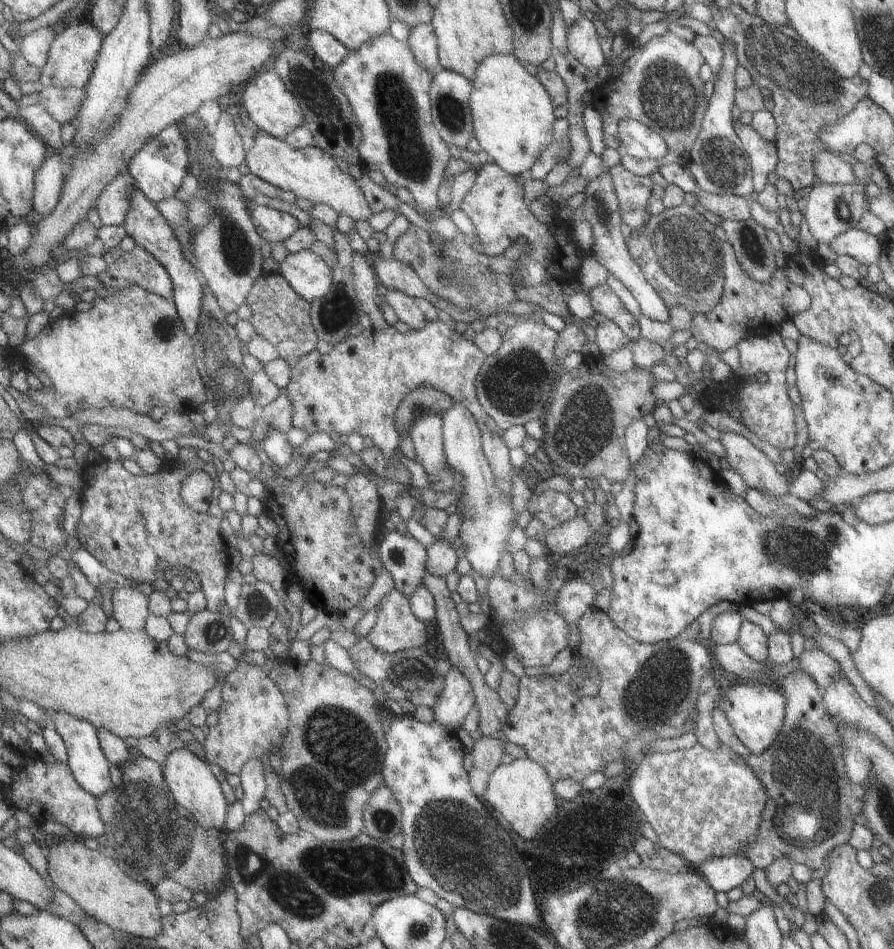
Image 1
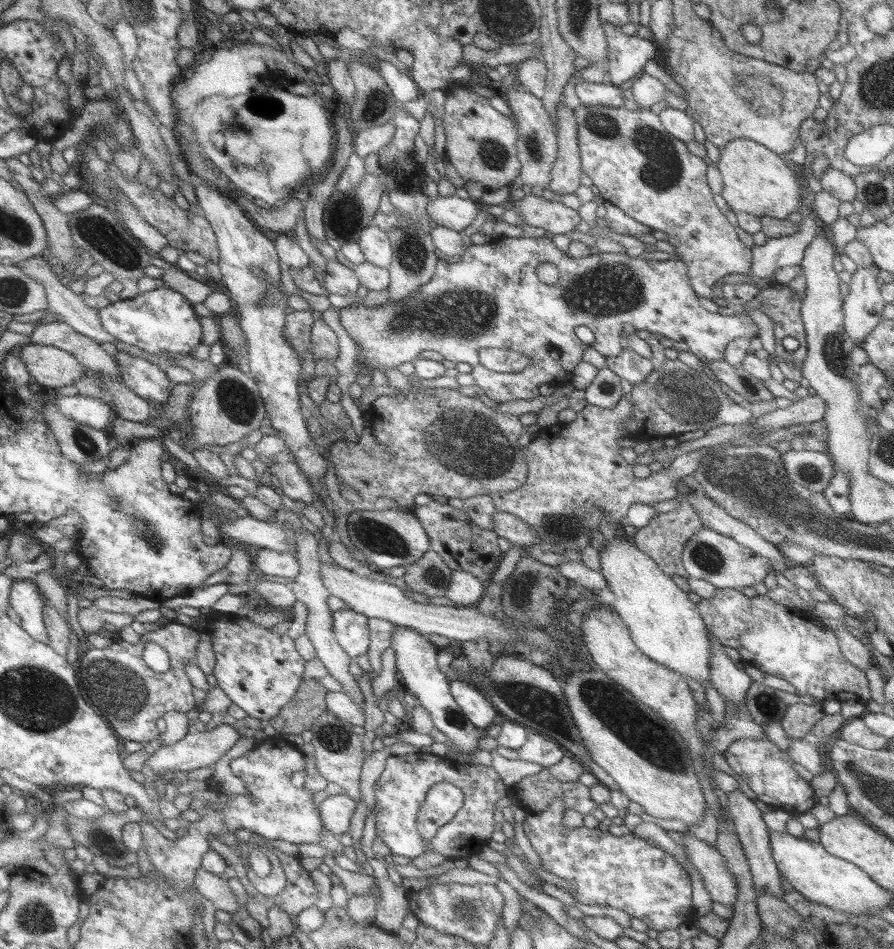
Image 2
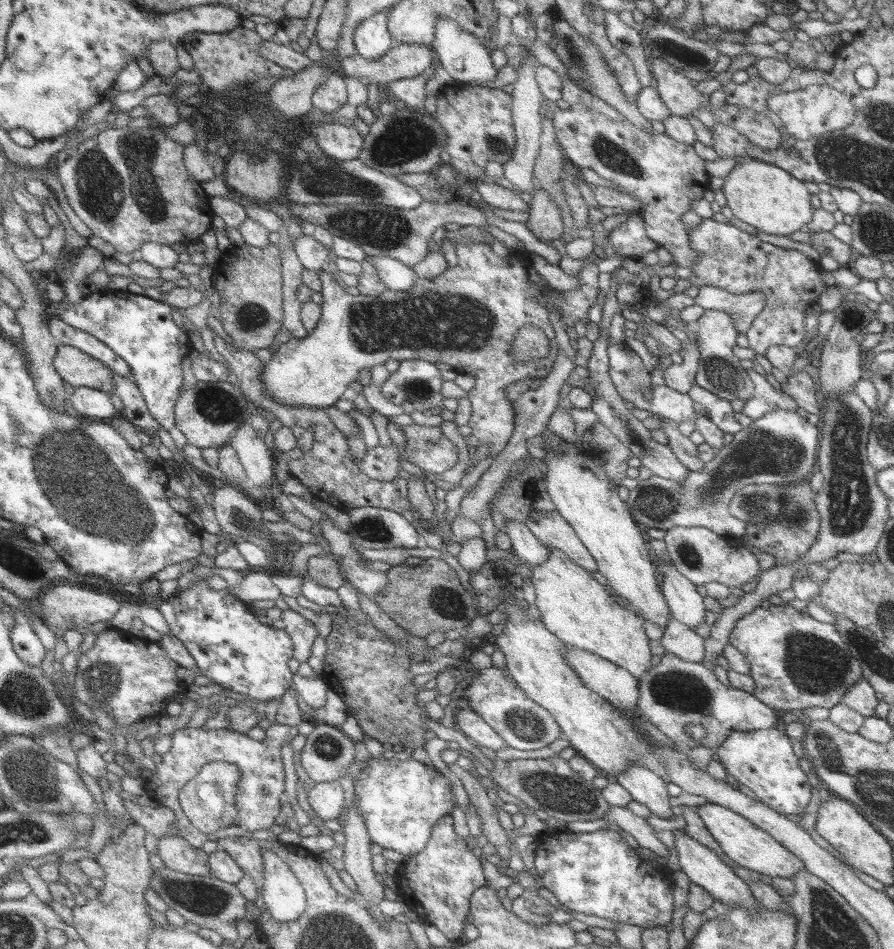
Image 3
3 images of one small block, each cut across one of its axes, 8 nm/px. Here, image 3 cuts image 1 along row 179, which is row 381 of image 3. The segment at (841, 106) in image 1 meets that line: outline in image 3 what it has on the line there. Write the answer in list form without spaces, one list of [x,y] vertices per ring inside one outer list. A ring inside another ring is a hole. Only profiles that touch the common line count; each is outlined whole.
[[[801,370],[792,372],[783,383],[780,384],[781,391],[789,395],[795,401],[796,407],[803,408],[807,414],[817,415],[819,412],[819,402],[815,395],[815,382],[807,373]]]

